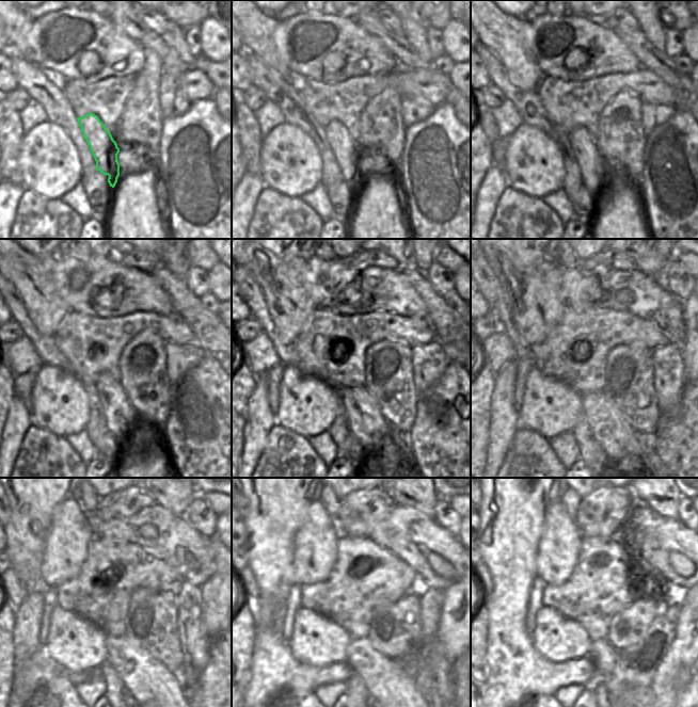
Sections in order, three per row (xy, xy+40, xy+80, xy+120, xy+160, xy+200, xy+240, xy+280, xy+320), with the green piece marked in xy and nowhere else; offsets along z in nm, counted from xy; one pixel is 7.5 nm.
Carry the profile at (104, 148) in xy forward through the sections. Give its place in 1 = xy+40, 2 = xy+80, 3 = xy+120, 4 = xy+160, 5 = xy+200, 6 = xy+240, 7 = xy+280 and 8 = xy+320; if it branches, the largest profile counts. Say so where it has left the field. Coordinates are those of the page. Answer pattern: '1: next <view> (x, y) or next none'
1: next xy+40 (353, 166)
2: next xy+80 (597, 175)
3: next xy+120 (122, 419)
4: next xy+160 (364, 416)
5: next xy+200 (602, 415)
6: next xy+240 (124, 655)
7: next xy+280 (361, 656)
8: next xy+320 (605, 658)

